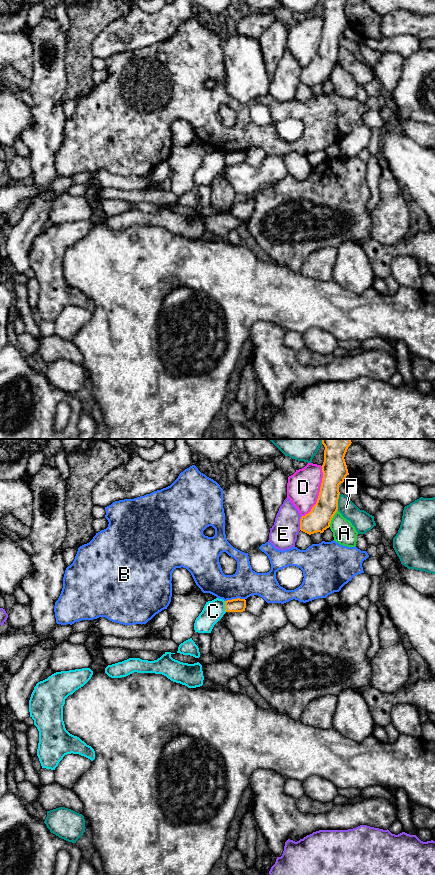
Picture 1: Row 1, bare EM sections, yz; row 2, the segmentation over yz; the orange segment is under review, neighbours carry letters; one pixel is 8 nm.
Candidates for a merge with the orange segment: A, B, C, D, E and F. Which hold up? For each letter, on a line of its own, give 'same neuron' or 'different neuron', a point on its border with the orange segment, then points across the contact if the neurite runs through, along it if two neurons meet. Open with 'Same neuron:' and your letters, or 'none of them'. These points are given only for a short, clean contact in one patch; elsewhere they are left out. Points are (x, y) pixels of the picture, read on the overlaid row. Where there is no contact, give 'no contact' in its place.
Same neuron: none of them
A: different neuron; contact yz (332, 517)
B: different neuron; contact yz (234, 599)
C: different neuron; contact yz (225, 606); border yz (224, 601), (224, 609), (226, 611)
D: different neuron; contact yz (319, 492)
E: different neuron; contact yz (300, 523)
F: different neuron; contact yz (337, 502)

